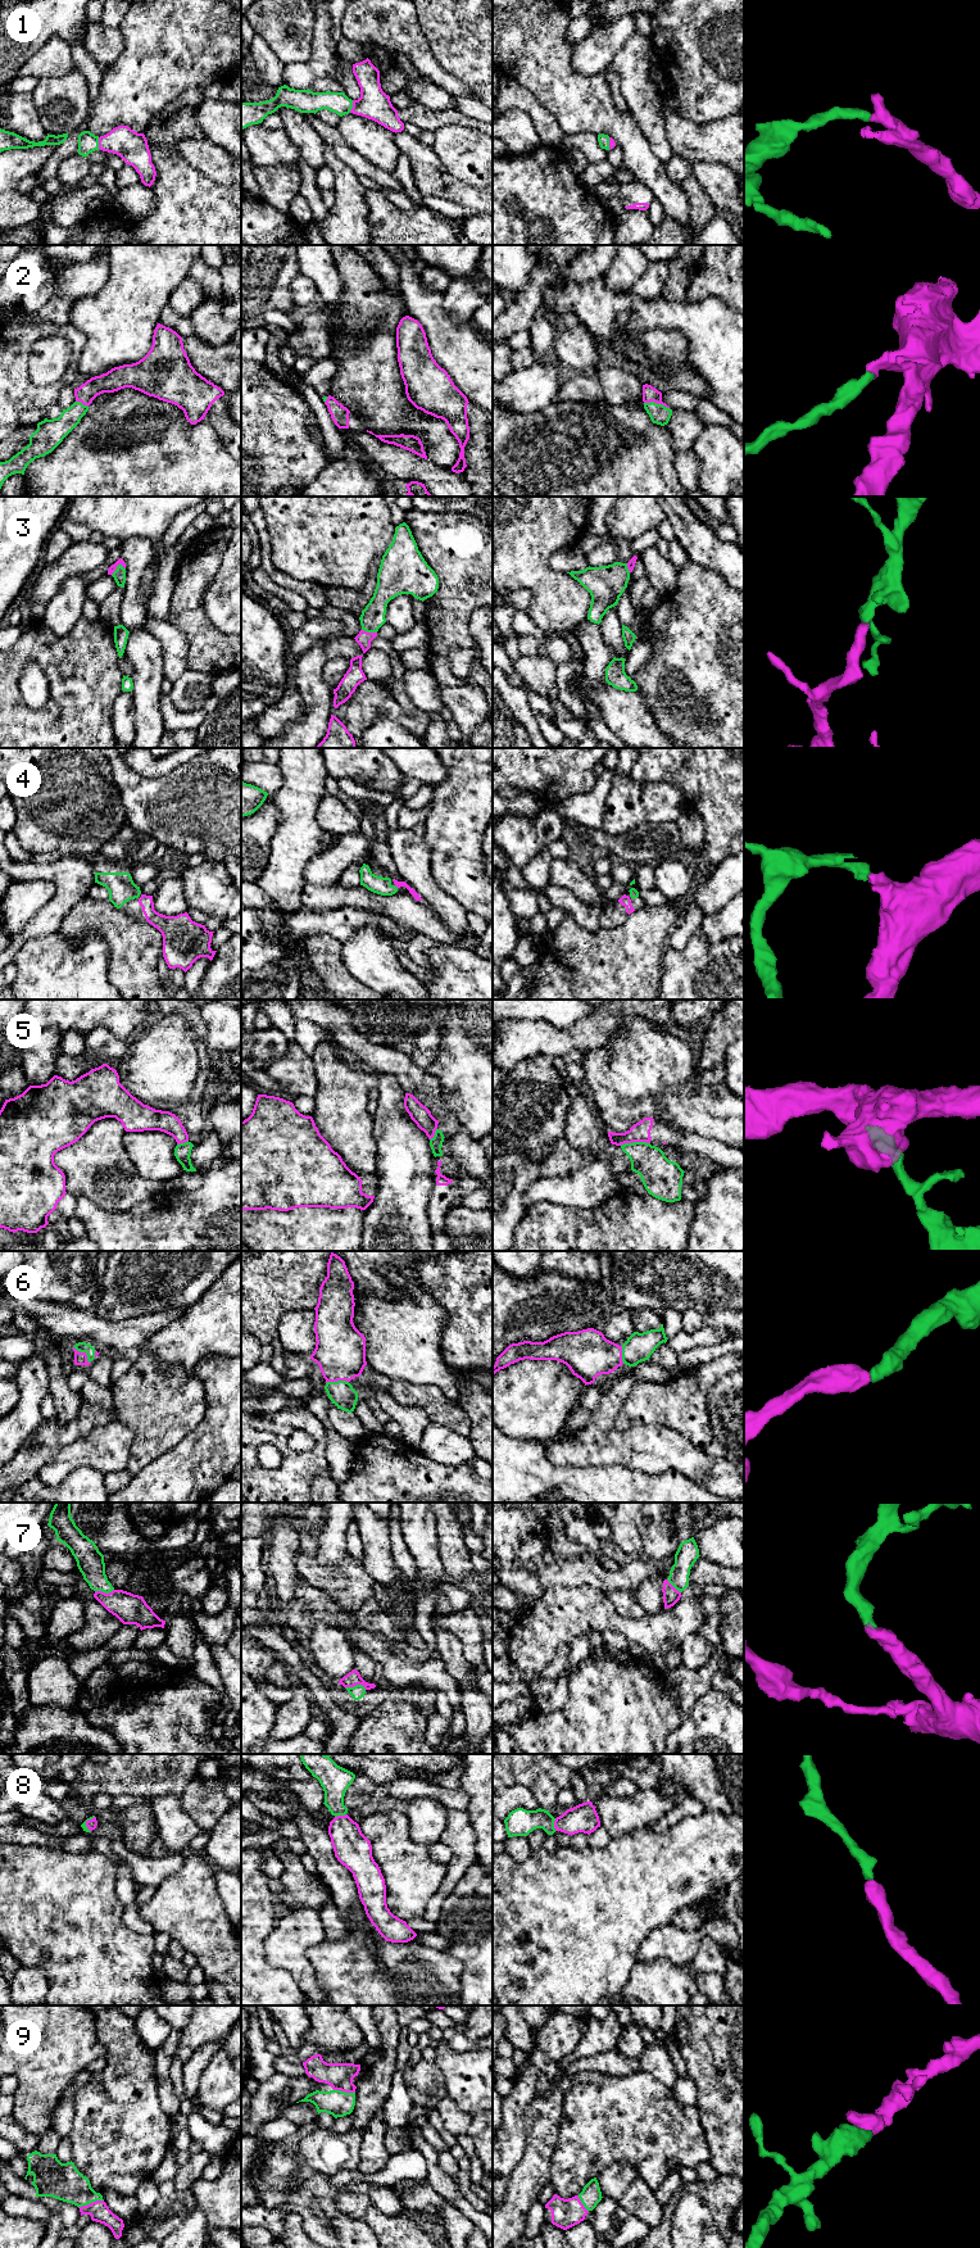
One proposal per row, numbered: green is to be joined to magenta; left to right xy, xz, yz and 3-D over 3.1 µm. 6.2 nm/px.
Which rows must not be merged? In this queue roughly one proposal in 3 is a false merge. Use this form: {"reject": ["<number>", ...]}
{"reject": ["5"]}

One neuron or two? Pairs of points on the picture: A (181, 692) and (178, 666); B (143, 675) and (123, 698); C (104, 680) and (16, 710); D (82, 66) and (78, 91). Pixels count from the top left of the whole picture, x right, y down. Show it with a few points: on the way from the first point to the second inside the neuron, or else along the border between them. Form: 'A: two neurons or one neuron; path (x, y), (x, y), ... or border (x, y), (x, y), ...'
A: two neurons; border (189, 669), (173, 683)
B: two neurons; border (130, 692), (134, 699), (135, 721)
C: one neuron; path (82, 694), (54, 716), (37, 716)
D: two neurons; border (77, 67), (85, 78), (89, 100)

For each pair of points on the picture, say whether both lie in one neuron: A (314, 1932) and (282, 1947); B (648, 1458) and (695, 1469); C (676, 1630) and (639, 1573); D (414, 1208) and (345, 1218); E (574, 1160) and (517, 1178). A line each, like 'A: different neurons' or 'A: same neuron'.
A: same neuron
B: same neuron
C: different neurons
D: different neurons
E: same neuron

